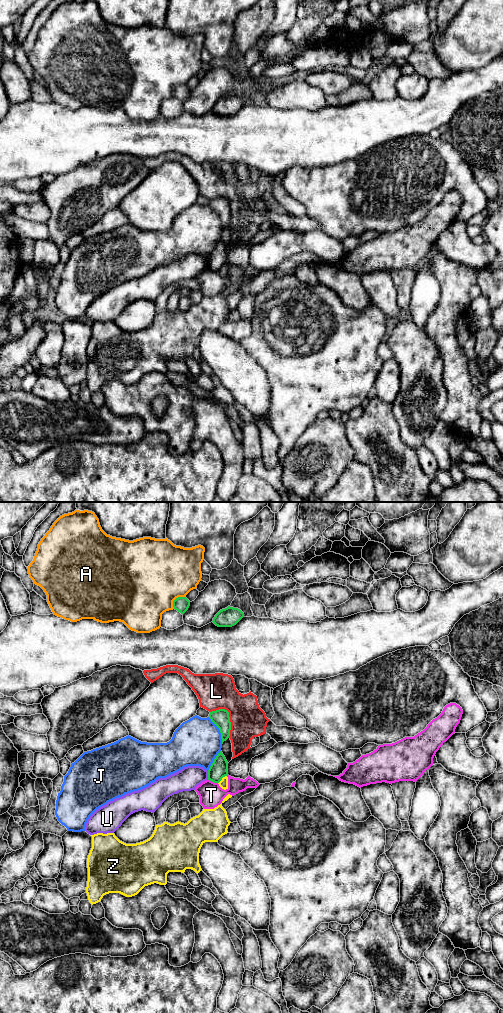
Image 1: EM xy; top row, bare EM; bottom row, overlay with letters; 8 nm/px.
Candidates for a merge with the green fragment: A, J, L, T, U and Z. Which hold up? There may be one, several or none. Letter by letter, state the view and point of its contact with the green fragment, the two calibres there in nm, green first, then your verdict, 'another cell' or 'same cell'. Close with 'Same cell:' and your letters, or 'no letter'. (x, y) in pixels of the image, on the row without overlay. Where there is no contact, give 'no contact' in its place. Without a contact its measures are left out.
A: meets green in xy at (175, 87); 120 nm thick on the green side, 500 nm on the other; another cell
J: meets green in xy at (219, 217); 140 nm thick on the green side, 380 nm on the other; another cell
L: meets green in xy at (228, 204); 140 nm thick on the green side, 280 nm on the other; another cell
T: meets green in xy at (213, 269); 140 nm thick on the green side, 190 nm on the other; another cell
U: meets green in xy at (208, 263); 140 nm thick on the green side, 190 nm on the other; another cell
Z: meets green in xy at (221, 267); 140 nm thick on the green side, 70 nm on the other; another cell
Same cell: no letter

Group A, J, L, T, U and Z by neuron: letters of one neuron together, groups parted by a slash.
A / J / L / T / U / Z

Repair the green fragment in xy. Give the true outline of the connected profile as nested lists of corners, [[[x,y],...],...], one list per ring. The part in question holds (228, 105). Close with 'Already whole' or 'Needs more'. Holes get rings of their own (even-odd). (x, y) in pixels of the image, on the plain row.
[[[228,94],[220,98],[213,106],[213,111],[218,115],[232,115],[236,113],[242,106],[244,101],[238,97]]]. Already whole

